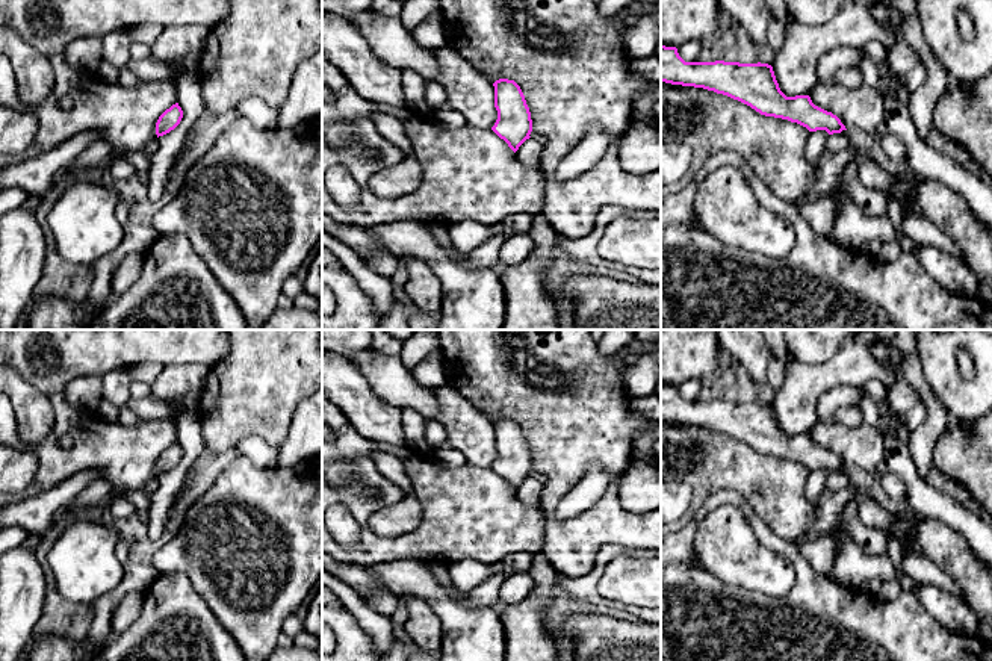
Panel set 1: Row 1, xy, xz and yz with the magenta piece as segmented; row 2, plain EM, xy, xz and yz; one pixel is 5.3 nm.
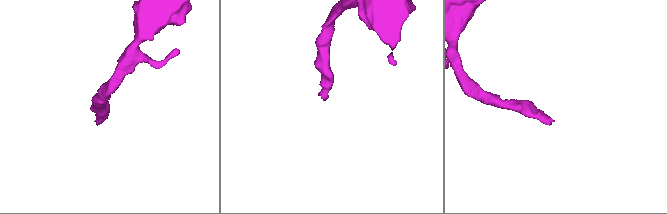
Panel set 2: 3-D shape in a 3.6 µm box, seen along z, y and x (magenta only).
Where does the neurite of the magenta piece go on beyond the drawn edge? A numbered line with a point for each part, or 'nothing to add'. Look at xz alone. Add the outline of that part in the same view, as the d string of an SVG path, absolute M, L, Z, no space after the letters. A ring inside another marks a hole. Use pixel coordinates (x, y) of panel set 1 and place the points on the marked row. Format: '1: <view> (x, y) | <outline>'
nothing to add

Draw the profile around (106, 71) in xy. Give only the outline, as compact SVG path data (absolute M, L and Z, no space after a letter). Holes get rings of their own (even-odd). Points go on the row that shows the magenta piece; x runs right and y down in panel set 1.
M103 59L103 62L100 64L95 76L100 77L104 82L116 83L118 76L119 76L119 70Z

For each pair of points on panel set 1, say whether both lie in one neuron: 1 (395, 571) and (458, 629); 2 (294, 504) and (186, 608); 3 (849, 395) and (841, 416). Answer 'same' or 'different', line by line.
1: same
2: different
3: different

